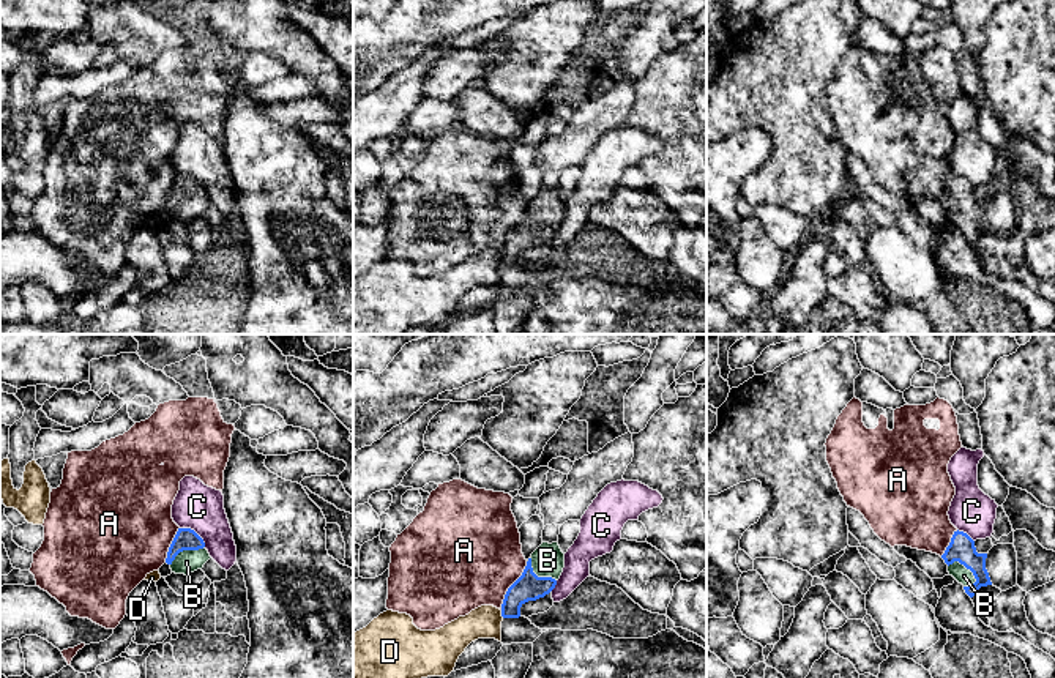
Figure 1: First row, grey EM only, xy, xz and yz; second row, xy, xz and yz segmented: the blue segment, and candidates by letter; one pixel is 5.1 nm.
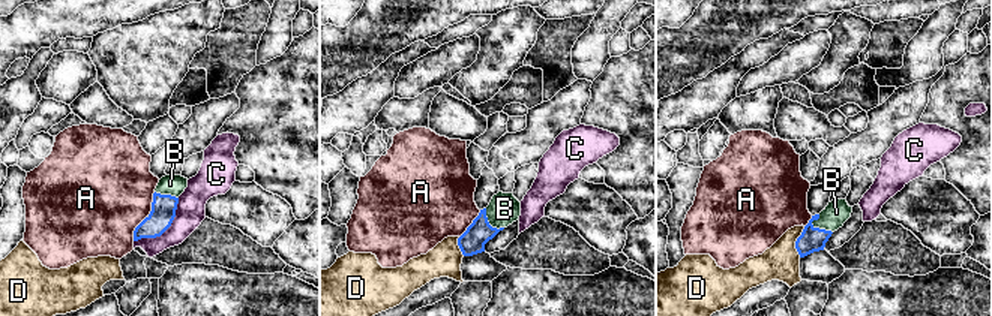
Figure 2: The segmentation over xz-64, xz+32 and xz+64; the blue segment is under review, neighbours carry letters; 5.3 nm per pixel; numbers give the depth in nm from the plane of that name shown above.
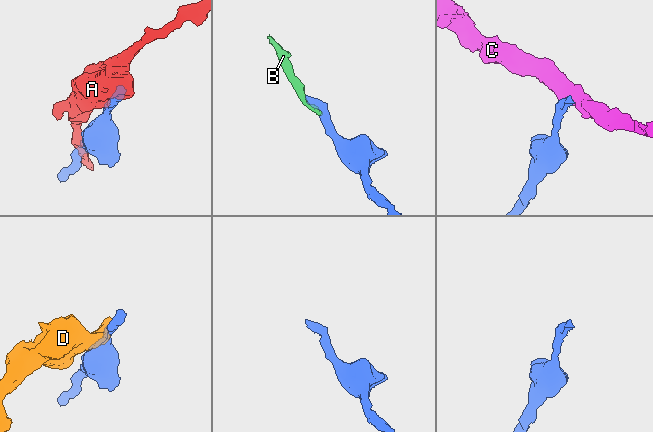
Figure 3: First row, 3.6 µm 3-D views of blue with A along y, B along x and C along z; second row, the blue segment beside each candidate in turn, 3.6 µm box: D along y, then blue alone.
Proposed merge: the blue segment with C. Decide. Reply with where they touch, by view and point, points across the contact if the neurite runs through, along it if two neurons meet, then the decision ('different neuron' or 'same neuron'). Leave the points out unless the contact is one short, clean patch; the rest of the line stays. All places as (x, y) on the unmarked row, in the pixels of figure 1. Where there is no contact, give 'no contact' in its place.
xy (194, 178) | along xy (180, 174), (190, 174), (205, 193) | different neuron

